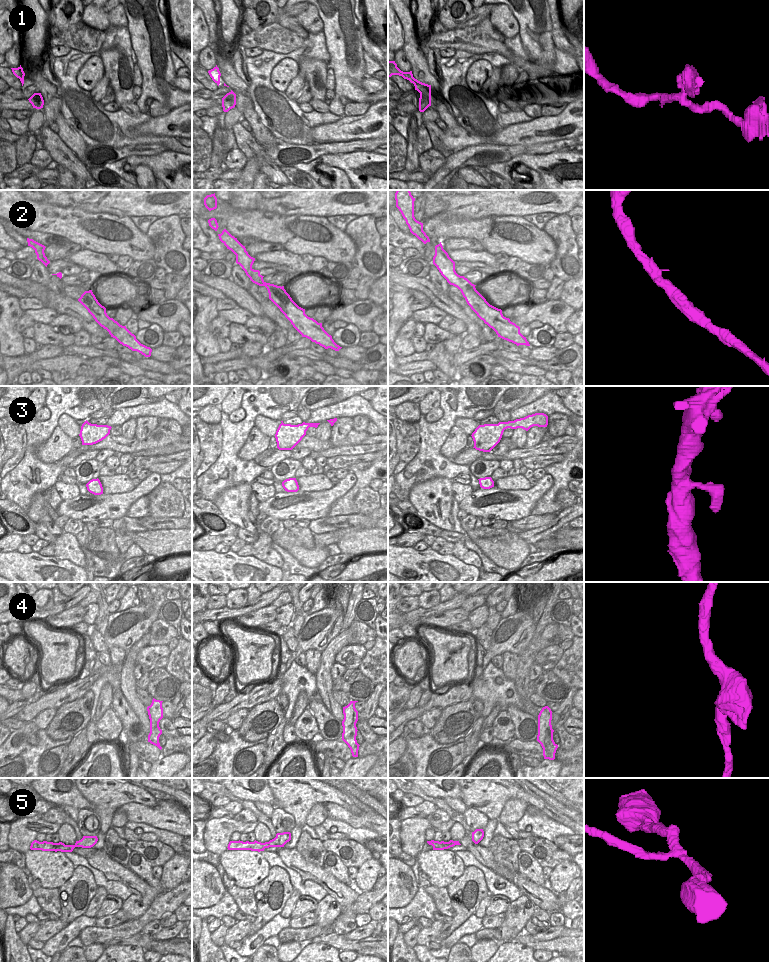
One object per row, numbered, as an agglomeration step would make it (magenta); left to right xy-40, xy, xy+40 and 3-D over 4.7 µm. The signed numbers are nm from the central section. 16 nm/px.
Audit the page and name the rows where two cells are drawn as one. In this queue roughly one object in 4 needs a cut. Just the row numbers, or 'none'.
1.

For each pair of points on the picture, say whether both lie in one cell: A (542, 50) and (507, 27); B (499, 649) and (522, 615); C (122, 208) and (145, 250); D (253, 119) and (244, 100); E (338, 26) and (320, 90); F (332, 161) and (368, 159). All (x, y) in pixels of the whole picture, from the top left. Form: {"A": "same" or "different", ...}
{"A": "different", "B": "same", "C": "different", "D": "same", "E": "different", "F": "same"}

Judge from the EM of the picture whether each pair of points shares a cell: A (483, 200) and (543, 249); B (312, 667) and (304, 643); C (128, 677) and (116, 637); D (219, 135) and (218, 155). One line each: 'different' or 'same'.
A: different
B: different
C: different
D: same

